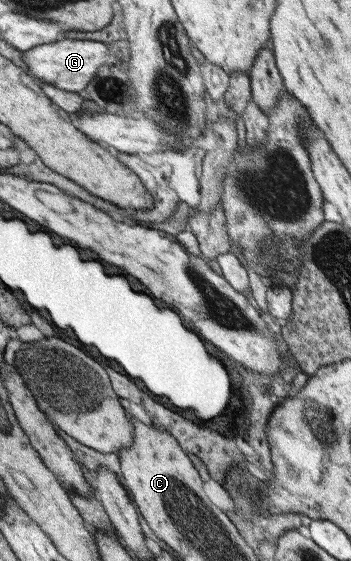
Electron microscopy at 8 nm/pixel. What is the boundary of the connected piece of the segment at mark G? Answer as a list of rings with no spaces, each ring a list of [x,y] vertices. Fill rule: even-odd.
[[[62,38],[54,43],[31,47],[24,52],[22,59],[27,63],[24,69],[35,79],[44,80],[44,83],[49,83],[61,90],[80,93],[96,75],[98,67],[113,60],[111,56],[109,57],[109,51],[104,42]]]

